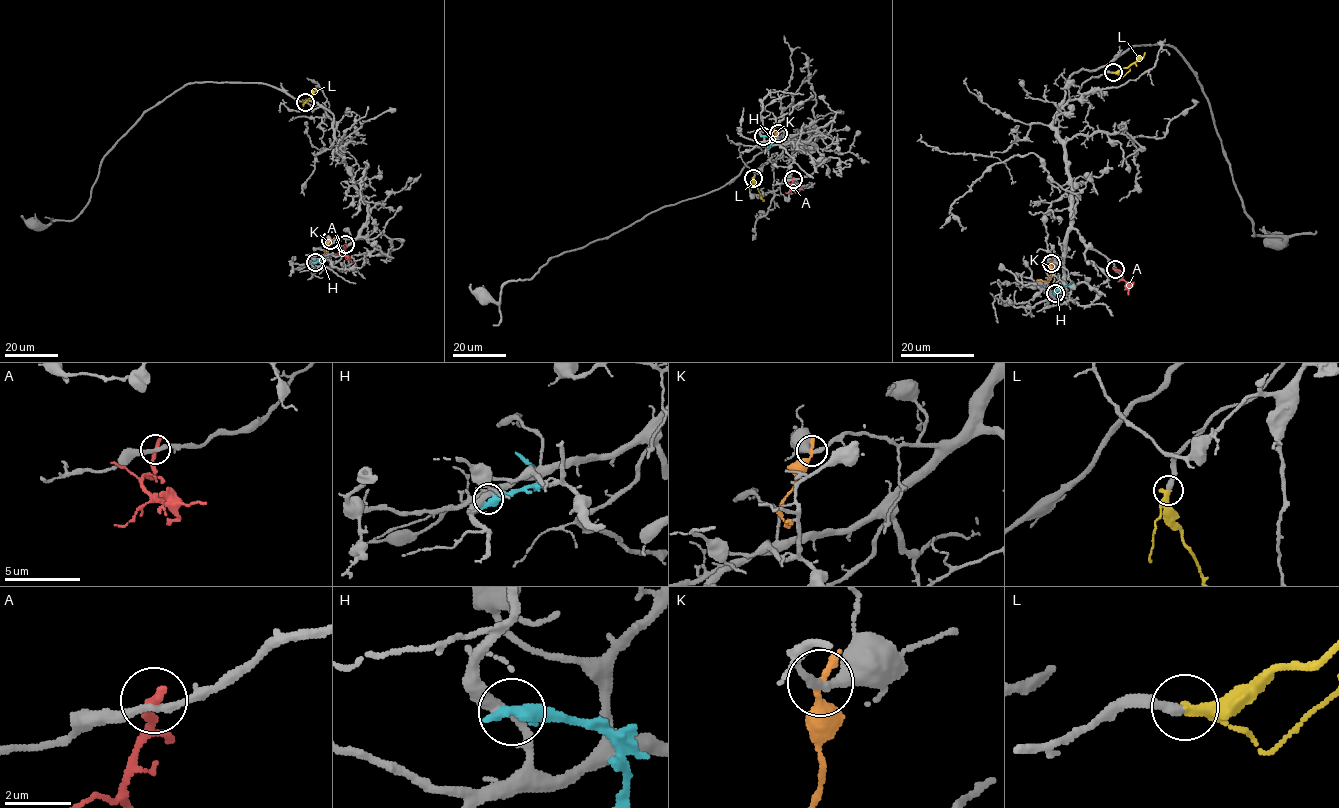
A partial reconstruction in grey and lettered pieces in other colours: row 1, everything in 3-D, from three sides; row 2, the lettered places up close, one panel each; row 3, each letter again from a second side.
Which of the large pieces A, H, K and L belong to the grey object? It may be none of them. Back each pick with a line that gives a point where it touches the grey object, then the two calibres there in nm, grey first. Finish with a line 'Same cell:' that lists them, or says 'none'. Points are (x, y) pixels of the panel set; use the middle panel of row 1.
L: Touches grey at (753, 178). Thickness 320 nm (grey) against 440 nm
Same cell: L

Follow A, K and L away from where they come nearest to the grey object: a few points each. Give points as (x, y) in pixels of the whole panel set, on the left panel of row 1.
A: (345, 244), (342, 252), (353, 263)
K: (330, 240), (325, 252)
L: (306, 102), (316, 88)

